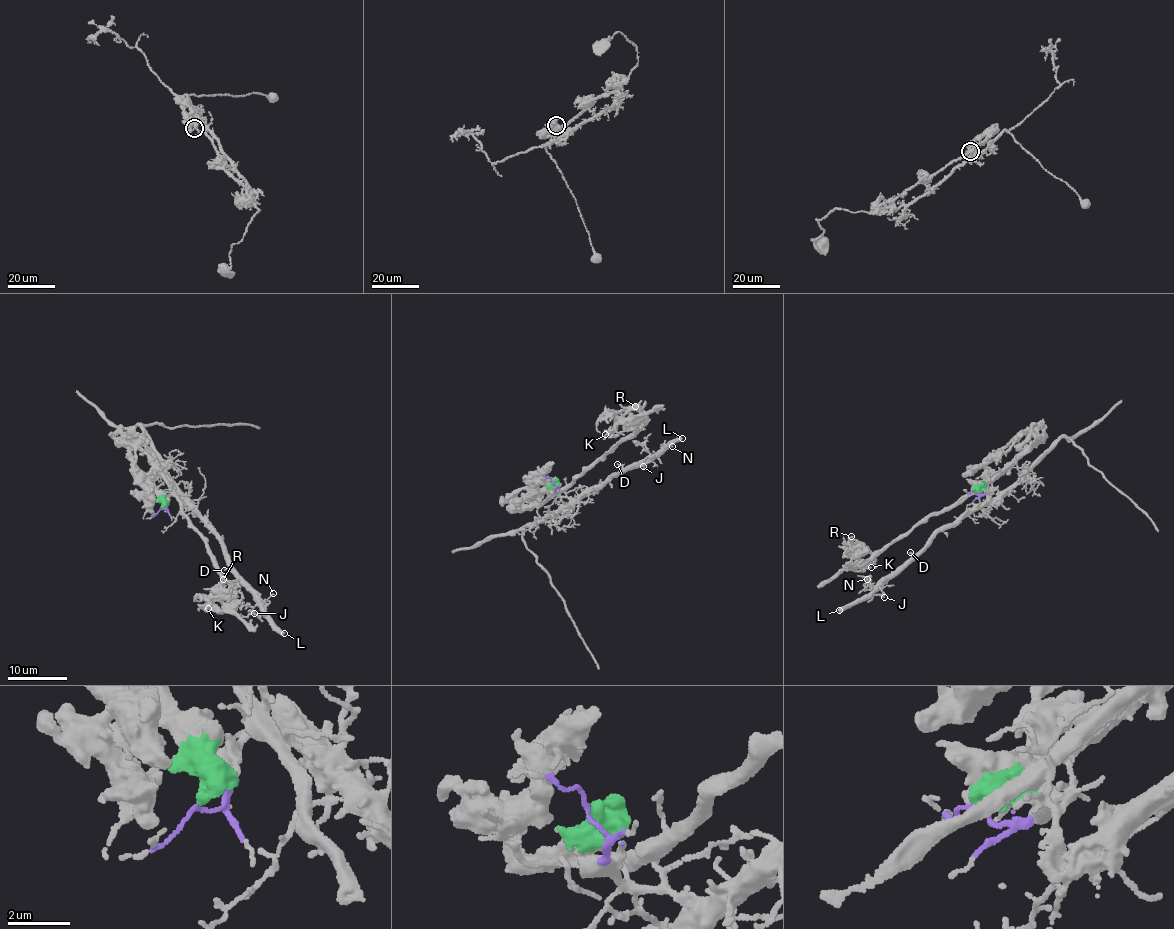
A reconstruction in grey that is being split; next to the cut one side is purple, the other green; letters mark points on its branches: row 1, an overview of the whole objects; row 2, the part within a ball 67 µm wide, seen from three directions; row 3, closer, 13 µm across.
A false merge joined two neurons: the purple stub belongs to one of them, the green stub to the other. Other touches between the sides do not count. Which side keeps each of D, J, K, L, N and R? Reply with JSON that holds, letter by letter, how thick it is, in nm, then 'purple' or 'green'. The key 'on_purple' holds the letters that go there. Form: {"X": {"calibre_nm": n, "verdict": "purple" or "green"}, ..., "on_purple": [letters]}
{"D": {"calibre_nm": 70, "verdict": "purple"}, "J": {"calibre_nm": 150, "verdict": "purple"}, "K": {"calibre_nm": 220, "verdict": "green"}, "L": {"calibre_nm": 480, "verdict": "purple"}, "N": {"calibre_nm": 110, "verdict": "purple"}, "R": {"calibre_nm": 200, "verdict": "green"}, "on_purple": ["D", "J", "L", "N"]}

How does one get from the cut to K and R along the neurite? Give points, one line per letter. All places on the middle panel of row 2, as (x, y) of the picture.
K: (551, 481), (552, 484), (518, 502), (535, 506), (635, 430), (612, 430), (606, 435)
R: (551, 481), (552, 484), (518, 502), (535, 506), (636, 433), (641, 428), (629, 417), (631, 407), (635, 406)

